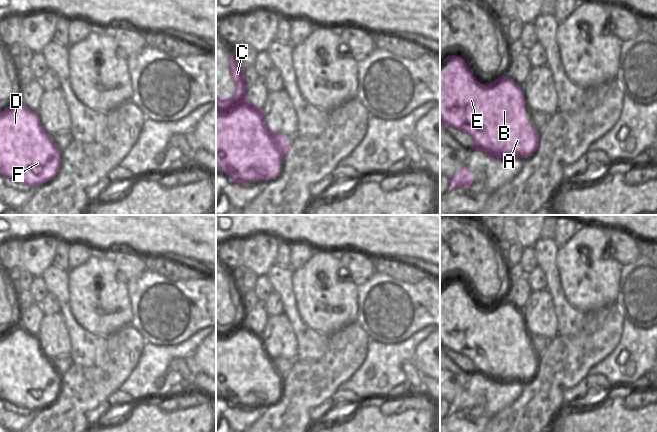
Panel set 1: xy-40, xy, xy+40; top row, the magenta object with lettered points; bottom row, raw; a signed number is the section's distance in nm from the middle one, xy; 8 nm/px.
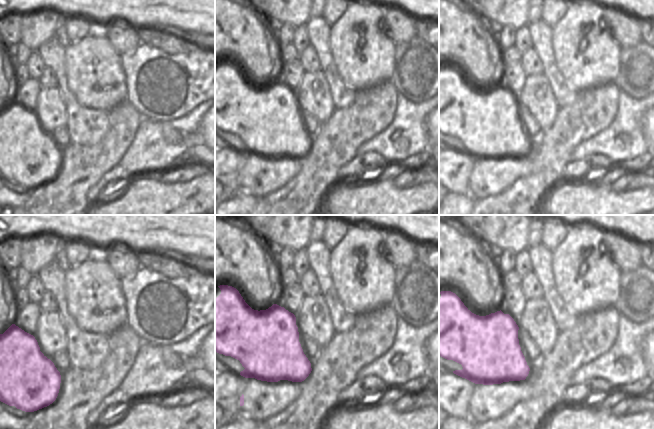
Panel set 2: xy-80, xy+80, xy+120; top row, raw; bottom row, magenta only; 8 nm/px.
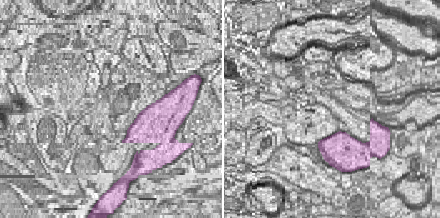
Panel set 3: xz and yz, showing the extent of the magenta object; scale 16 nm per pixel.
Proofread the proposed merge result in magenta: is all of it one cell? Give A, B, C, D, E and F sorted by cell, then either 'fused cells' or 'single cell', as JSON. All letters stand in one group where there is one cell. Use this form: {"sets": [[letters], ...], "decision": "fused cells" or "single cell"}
{"sets": [["A", "B", "C", "D", "E", "F"]], "decision": "single cell"}

